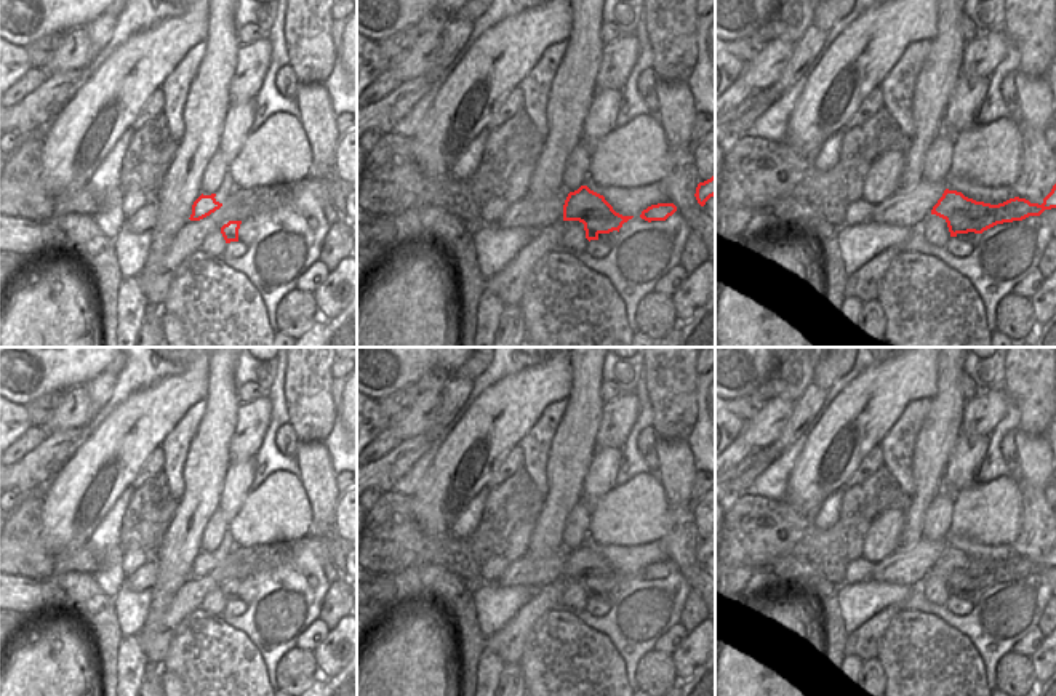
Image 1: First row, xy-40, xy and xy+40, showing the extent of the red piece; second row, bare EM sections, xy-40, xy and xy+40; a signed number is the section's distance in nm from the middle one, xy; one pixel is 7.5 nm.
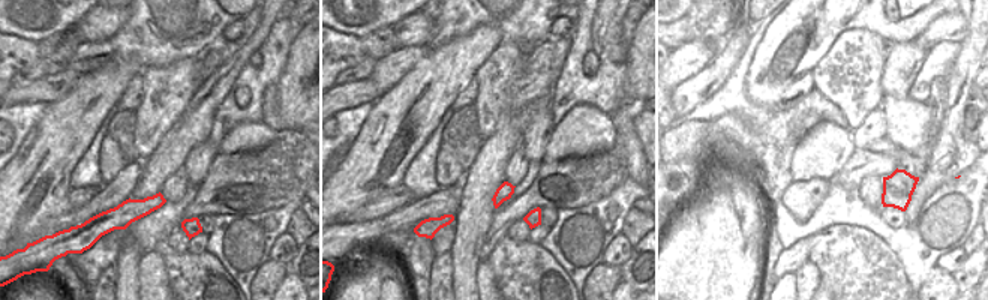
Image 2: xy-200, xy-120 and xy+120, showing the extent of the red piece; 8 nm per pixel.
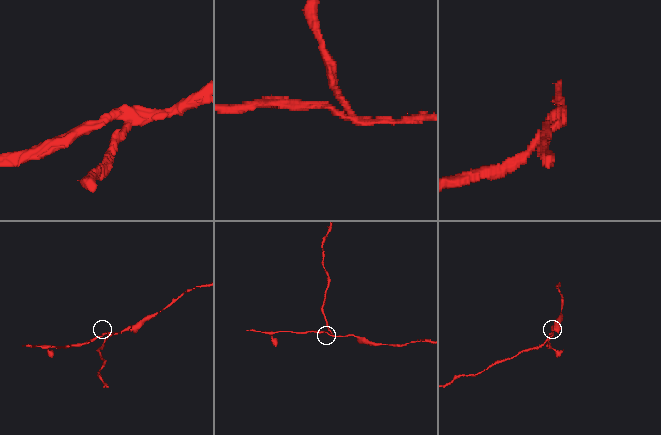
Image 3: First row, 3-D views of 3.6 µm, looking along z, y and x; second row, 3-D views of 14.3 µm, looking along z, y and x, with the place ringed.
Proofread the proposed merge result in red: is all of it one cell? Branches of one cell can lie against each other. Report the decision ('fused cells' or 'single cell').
fused cells

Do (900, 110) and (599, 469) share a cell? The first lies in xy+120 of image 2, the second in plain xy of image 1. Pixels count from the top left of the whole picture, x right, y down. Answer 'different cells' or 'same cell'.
different cells

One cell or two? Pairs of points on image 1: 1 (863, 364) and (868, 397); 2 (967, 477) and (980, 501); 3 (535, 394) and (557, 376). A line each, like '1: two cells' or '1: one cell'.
1: two cells
2: two cells
3: one cell

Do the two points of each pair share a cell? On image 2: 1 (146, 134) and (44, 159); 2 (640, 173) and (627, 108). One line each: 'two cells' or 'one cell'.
1: two cells
2: one cell

